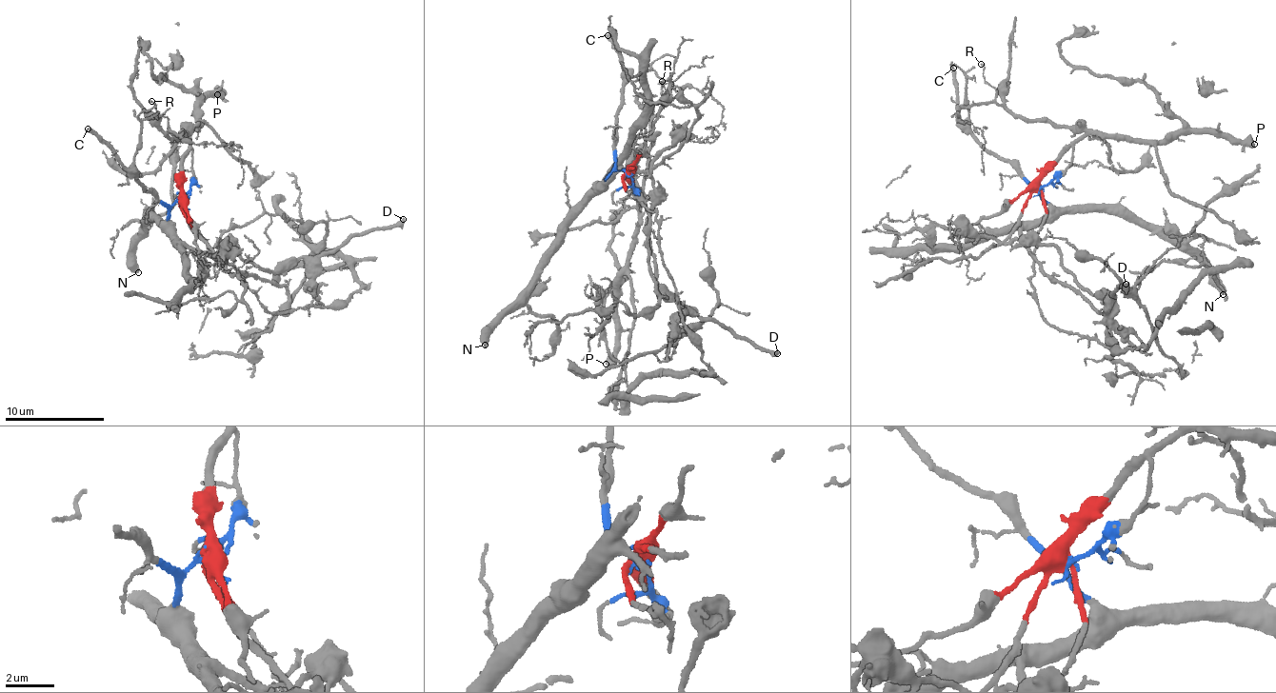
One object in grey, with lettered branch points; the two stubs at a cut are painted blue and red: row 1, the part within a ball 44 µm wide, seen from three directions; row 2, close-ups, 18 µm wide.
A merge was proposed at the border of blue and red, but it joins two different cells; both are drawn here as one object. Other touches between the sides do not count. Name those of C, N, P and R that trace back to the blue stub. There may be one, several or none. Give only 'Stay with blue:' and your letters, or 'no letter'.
Stay with blue: C, N

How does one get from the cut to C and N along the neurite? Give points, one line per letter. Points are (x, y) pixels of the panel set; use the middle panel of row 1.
C: (628, 172), (617, 168), (614, 151), (618, 109), (627, 80), (623, 59), (607, 36)
N: (628, 172), (612, 171), (595, 188), (540, 274), (494, 323), (485, 346)

